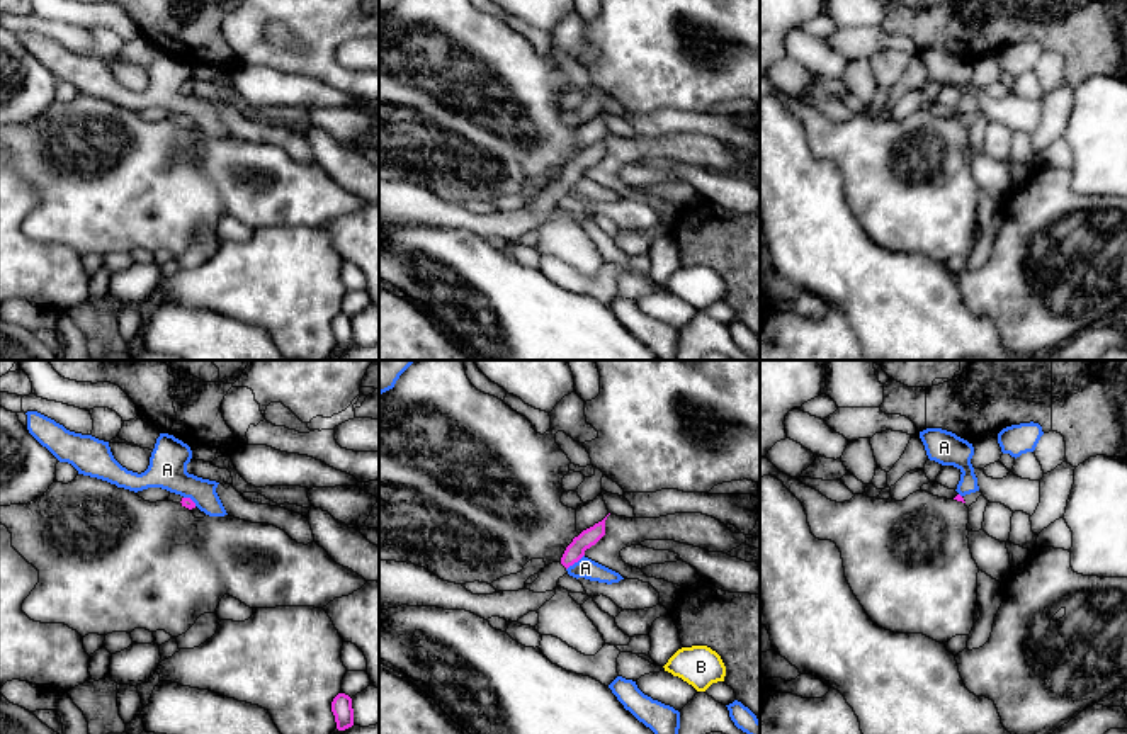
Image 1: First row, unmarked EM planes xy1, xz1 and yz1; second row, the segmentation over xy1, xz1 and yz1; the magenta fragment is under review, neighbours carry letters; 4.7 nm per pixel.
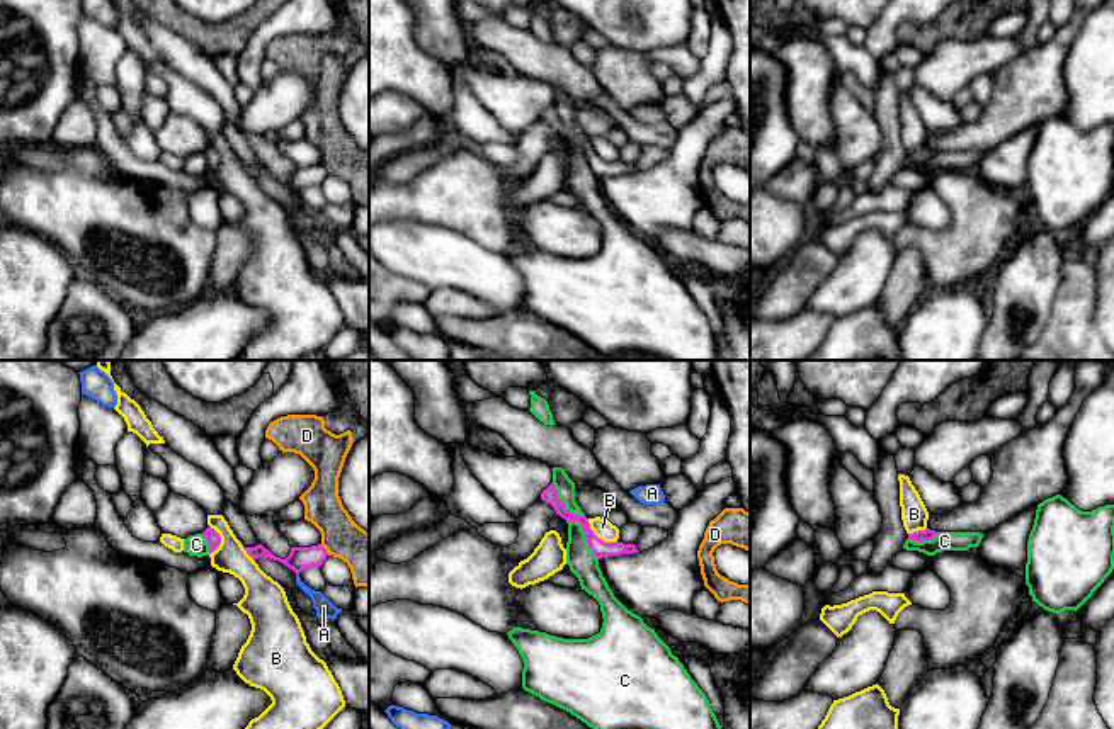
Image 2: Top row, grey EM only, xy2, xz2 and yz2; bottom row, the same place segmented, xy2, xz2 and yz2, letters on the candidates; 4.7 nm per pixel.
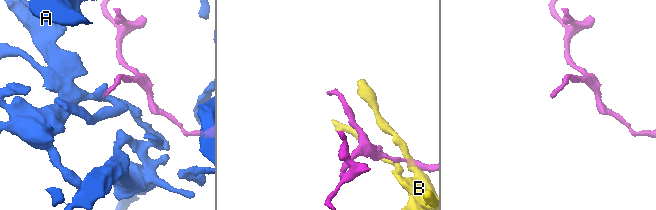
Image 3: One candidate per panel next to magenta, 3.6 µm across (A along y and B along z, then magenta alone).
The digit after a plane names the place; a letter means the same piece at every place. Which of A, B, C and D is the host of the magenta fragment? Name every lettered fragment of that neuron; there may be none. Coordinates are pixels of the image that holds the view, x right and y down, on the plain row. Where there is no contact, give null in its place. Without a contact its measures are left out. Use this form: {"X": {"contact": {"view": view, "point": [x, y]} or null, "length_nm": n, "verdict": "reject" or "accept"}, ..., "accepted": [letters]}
{"A": {"contact": {"view": "xz1", "point": [575, 180]}, "length_nm": 120, "verdict": "reject"}, "B": {"contact": {"view": "xz2", "point": [597, 157]}, "length_nm": 180, "verdict": "reject"}, "C": {"contact": {"view": "xz2", "point": [585, 157]}, "length_nm": 240, "verdict": "reject"}, "D": {"contact": {"view": "xy2", "point": [325, 169]}, "length_nm": 70, "verdict": "reject"}, "accepted": []}

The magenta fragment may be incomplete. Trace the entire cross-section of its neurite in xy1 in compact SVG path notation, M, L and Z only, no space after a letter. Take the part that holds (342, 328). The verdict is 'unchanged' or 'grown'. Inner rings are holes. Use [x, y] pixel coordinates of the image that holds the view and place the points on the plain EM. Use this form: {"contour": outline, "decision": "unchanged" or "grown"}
{"contour": "M338 313L331 321L331 331L338 350L345 350L354 345L354 328L348 314Z", "decision": "unchanged"}

